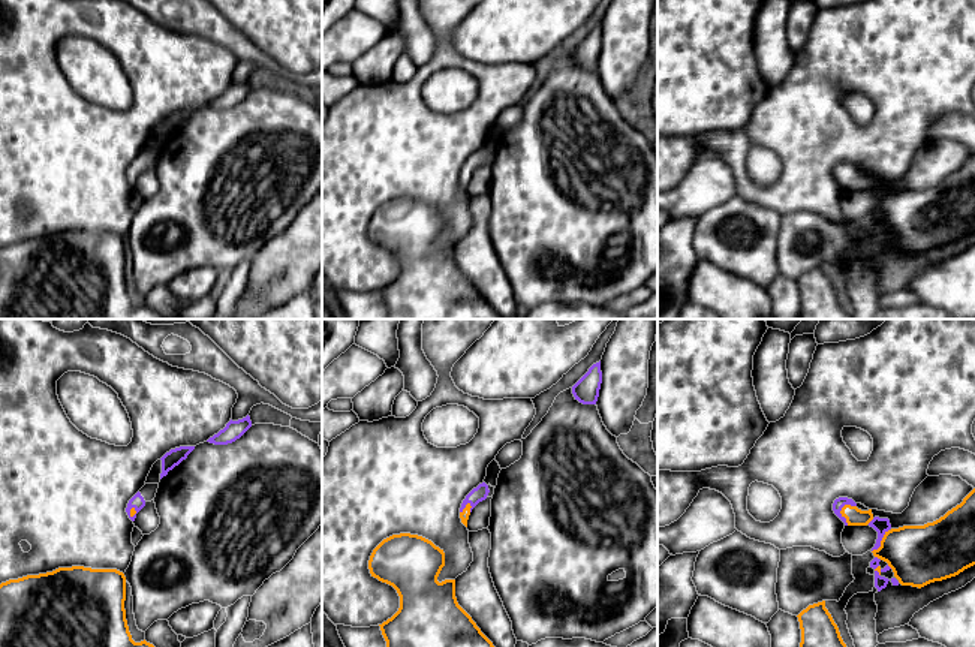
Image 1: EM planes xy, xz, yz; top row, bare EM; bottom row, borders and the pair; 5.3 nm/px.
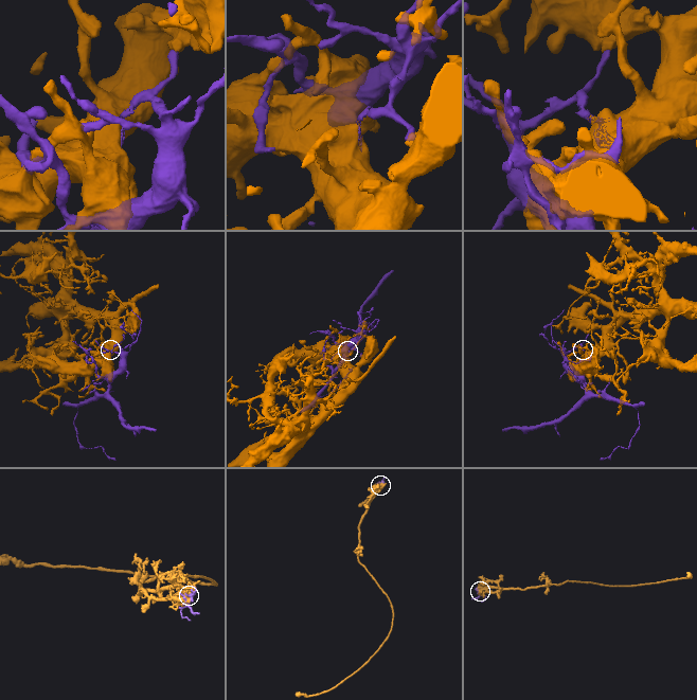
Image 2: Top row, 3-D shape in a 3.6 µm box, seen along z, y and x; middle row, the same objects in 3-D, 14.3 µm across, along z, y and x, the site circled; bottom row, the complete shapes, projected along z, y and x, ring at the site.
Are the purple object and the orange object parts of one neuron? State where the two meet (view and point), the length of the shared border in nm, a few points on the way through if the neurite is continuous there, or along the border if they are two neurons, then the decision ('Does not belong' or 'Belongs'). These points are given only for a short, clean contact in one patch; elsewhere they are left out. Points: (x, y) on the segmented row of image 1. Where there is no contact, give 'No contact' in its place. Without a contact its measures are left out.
Touches purple at yz (840, 514). Shared border 120 nm. Does not belong

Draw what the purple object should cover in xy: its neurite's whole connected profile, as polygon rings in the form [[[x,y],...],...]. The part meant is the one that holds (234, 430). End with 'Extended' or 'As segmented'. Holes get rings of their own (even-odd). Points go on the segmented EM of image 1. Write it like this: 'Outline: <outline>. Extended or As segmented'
Outline: [[[247,415],[238,421],[229,421],[223,430],[210,437],[207,442],[214,445],[228,445],[240,439],[252,427],[250,416]]]. As segmented

